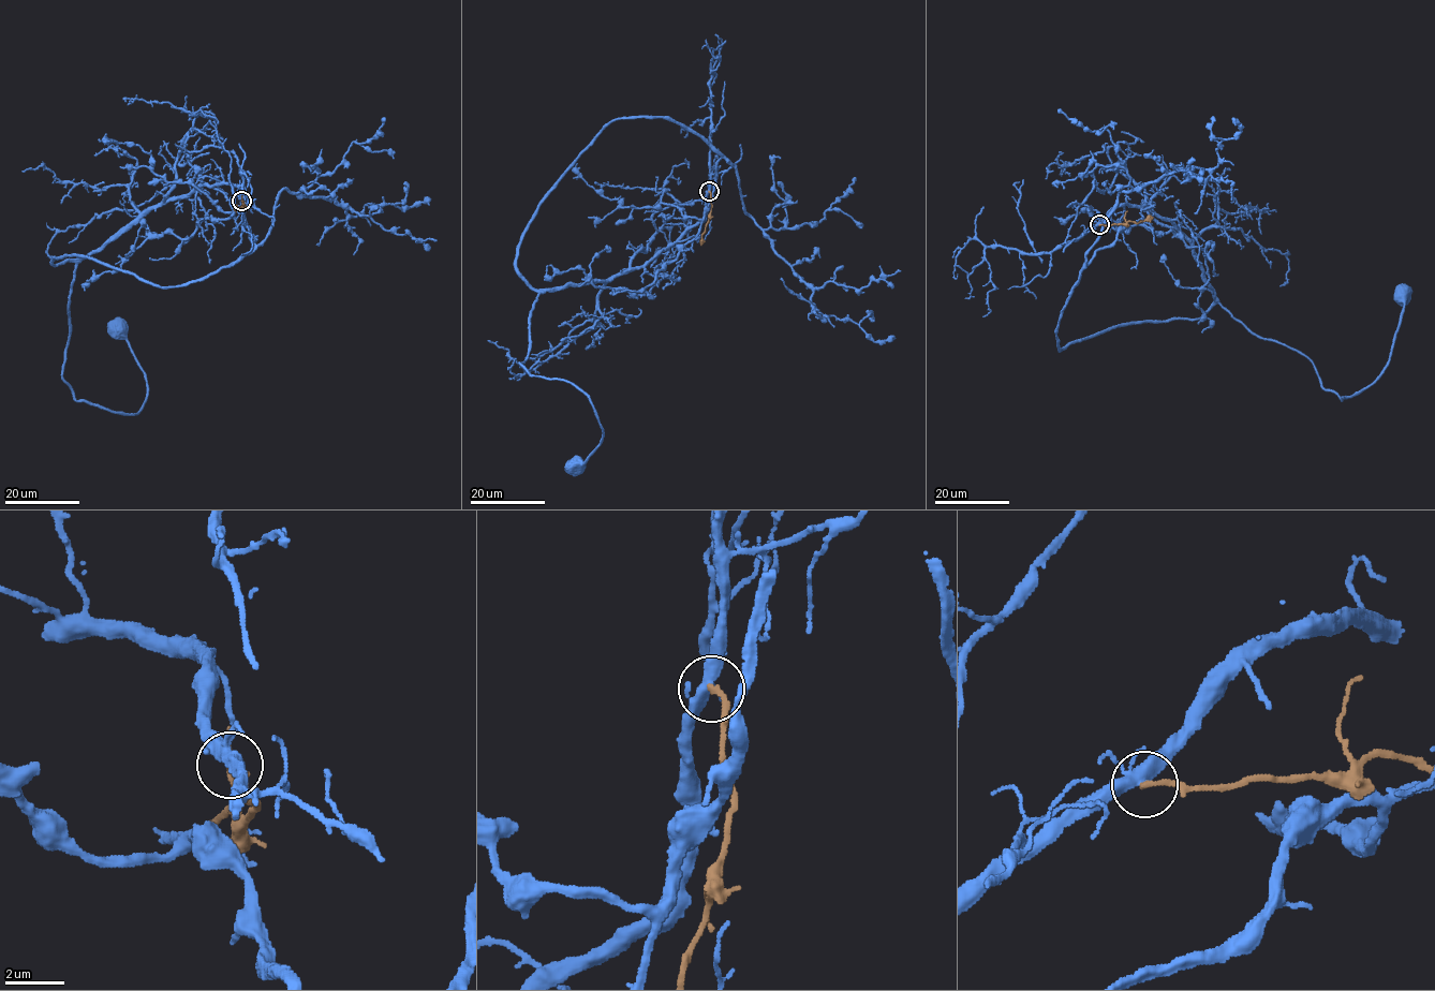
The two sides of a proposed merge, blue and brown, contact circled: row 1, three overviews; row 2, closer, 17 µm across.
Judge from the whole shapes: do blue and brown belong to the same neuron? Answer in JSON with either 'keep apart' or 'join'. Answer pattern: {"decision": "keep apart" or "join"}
{"decision": "keep apart"}

